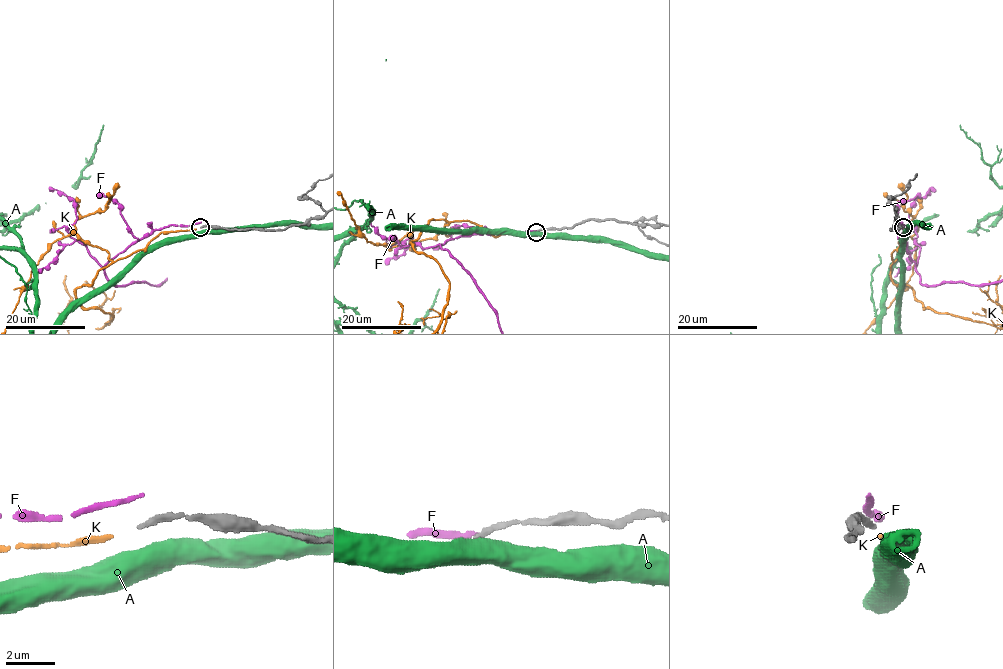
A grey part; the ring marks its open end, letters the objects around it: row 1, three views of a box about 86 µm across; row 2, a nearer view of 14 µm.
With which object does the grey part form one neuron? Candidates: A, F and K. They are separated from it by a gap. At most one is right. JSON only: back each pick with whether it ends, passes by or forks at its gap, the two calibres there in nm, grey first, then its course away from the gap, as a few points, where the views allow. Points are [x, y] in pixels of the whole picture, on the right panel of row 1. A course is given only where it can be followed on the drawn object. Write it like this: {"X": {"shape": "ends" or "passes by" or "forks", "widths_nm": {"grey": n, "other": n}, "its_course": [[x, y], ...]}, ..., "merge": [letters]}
{"K": {"shape": "ends", "widths_nm": {"grey": 200, "other": 200}}, "merge": ["K"]}

